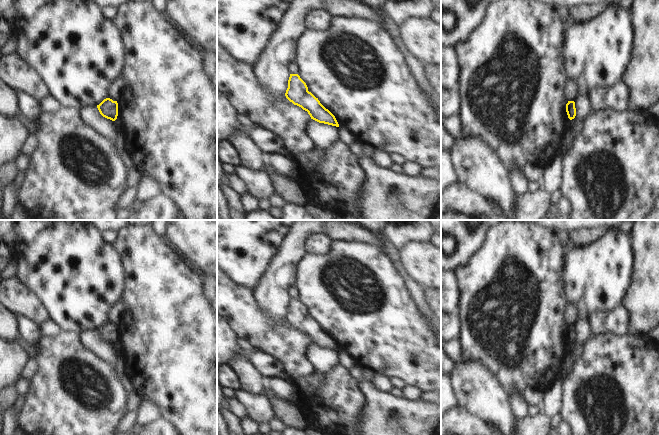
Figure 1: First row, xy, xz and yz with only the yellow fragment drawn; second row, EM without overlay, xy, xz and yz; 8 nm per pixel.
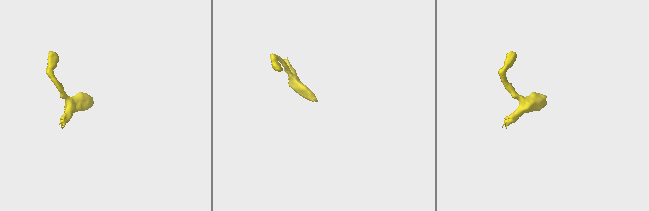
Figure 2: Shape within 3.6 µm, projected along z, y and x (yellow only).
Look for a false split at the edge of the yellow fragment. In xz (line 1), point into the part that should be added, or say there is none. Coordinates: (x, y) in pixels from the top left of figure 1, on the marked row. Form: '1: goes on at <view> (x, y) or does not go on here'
1: does not go on here

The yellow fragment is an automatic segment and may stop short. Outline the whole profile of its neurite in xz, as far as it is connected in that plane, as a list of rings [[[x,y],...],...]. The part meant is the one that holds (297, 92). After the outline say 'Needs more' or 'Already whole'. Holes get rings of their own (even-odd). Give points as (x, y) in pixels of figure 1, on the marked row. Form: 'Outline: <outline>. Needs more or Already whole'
Outline: [[[290,74],[285,96],[294,105],[307,111],[311,119],[339,127],[335,116],[320,103],[318,98],[308,91],[306,83],[298,74]]]. Already whole

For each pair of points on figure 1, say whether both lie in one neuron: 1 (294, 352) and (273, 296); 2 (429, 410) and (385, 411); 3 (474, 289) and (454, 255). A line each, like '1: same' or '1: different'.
1: different
2: same
3: different

